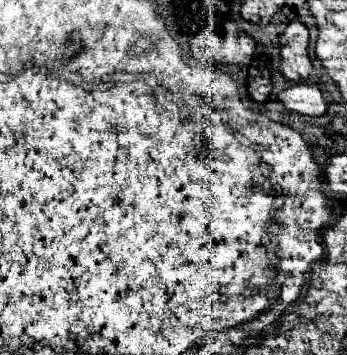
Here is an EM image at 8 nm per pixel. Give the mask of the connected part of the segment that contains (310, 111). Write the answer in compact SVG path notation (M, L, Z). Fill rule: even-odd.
M308 83L292 85L284 91L280 91L276 99L280 103L284 103L284 107L288 111L294 111L300 115L310 115L310 117L324 115L326 107L328 107L320 89L316 85L308 85Z

